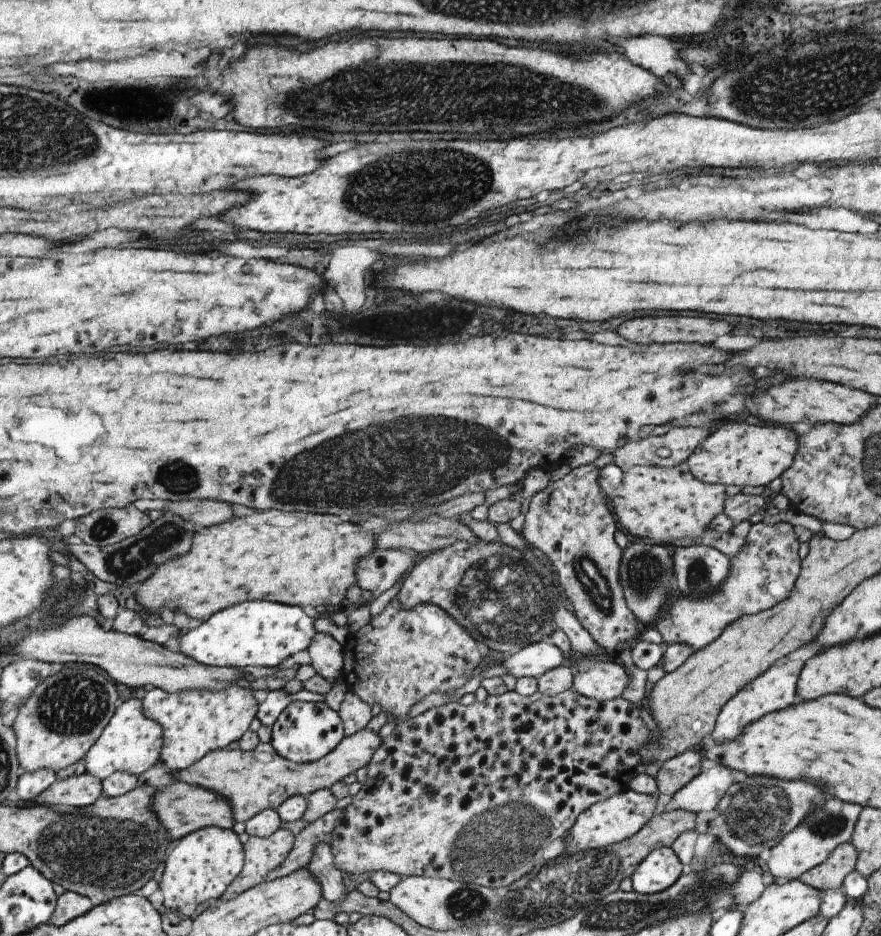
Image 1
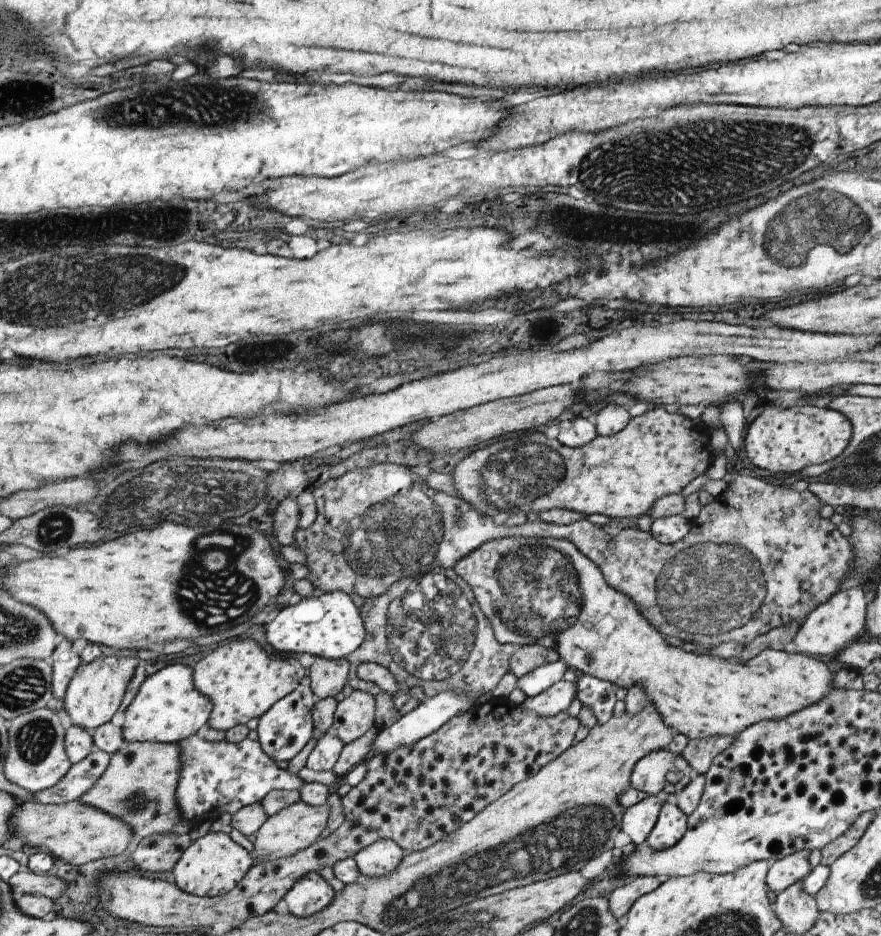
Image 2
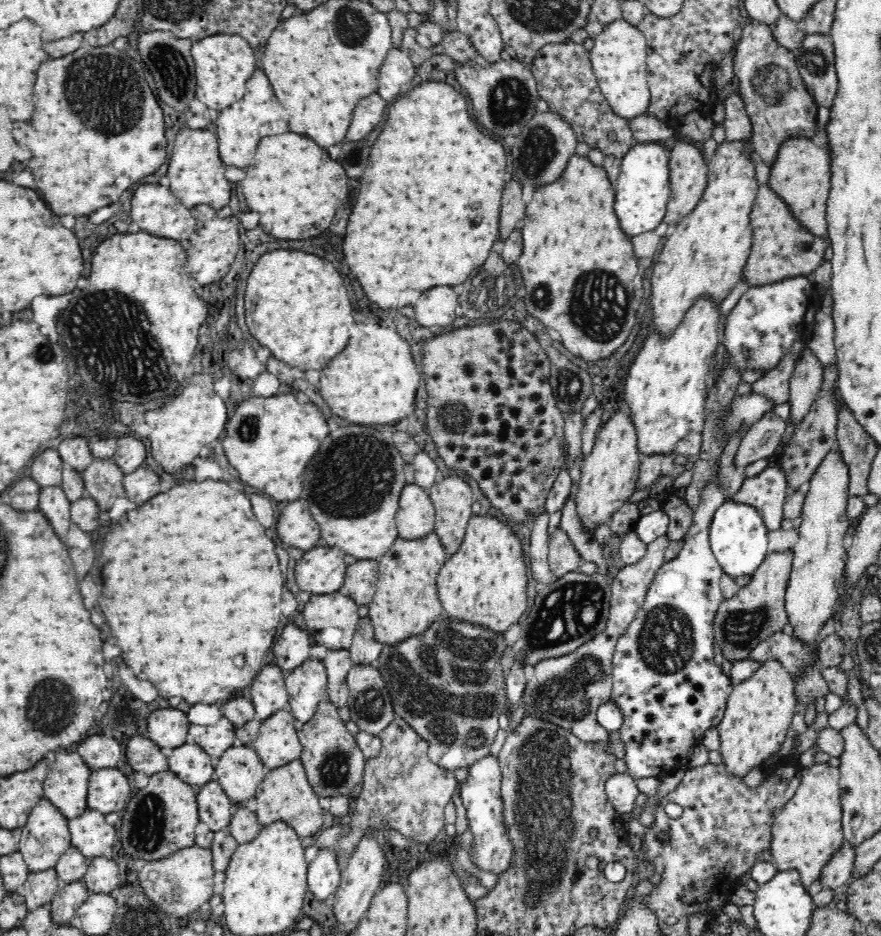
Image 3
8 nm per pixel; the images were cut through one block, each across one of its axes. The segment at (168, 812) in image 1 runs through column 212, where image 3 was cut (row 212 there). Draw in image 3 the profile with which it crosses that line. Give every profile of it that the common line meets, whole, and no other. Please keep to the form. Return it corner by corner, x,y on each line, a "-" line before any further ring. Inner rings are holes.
792,137
786,140
776,156
776,162
770,166
769,187
778,195
790,208
792,215
800,221
803,227
812,232
816,237
828,239
827,231
827,201
828,192
831,187
831,156
826,147
818,141
809,140
806,137

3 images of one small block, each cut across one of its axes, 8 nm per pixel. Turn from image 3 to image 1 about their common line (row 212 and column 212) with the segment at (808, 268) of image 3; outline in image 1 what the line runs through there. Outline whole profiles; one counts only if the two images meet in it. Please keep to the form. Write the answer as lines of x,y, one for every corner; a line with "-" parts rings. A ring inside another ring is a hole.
364,728
345,737
332,752
320,760
308,763
287,760
277,754
271,743
259,742
252,751
224,748
210,752
193,766
171,774
176,781
202,786
224,796
232,806
234,821
246,822
266,809
277,810
288,798
303,796
306,799
315,791
330,789
336,782
343,781
346,776
369,765
383,740
379,732

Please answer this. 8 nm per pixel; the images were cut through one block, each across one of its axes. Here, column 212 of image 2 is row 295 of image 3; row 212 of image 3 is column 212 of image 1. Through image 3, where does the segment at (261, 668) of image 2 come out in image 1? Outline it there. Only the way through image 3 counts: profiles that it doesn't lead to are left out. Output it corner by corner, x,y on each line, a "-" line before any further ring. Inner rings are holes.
234,684
224,690
184,690
176,694
154,688
139,697
144,716
162,726
163,746
158,760
171,772
189,768
206,754
240,741
256,718
259,704
252,689

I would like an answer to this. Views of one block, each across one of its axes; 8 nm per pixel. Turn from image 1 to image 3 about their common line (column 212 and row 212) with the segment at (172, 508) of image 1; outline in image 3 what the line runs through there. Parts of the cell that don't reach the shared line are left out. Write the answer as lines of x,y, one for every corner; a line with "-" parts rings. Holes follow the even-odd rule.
516,180
506,182
502,192
500,210
500,240
506,240
513,230
520,228
526,216
526,204
522,200
522,184

